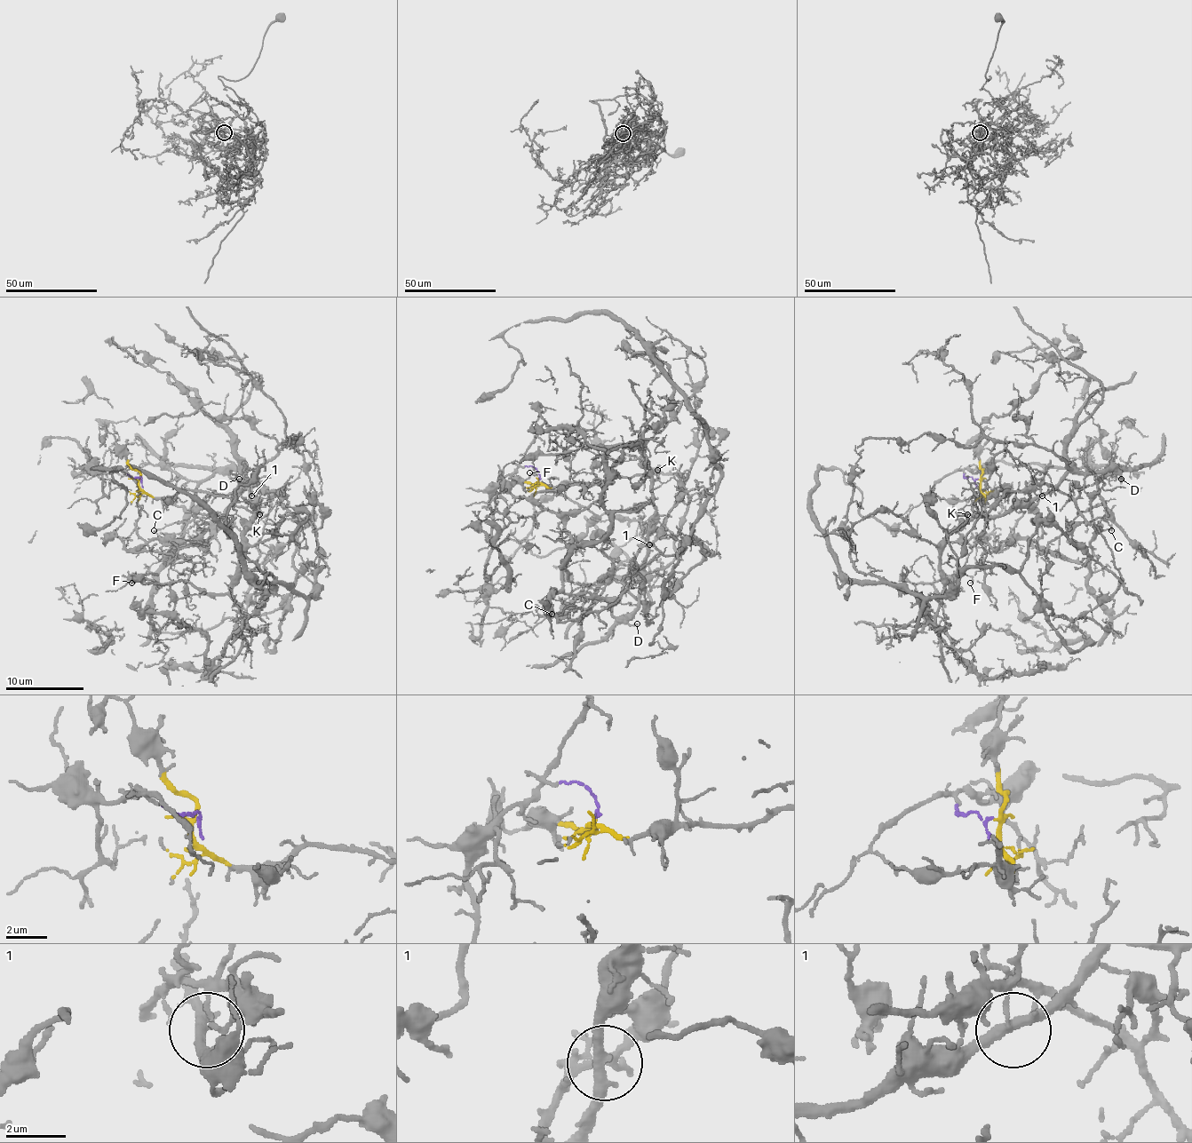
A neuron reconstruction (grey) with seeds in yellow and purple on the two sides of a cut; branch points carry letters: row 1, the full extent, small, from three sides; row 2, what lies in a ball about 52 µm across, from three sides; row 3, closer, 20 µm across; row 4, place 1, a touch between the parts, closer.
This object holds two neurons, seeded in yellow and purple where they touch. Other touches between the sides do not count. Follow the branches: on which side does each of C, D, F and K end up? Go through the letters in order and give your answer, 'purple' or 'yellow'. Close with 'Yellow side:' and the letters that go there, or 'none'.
C: yellow
D: yellow
F: yellow
K: yellow
Yellow side: C, D, F, K

